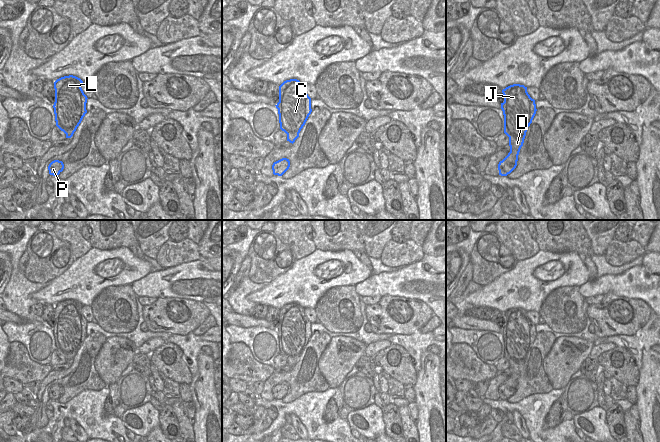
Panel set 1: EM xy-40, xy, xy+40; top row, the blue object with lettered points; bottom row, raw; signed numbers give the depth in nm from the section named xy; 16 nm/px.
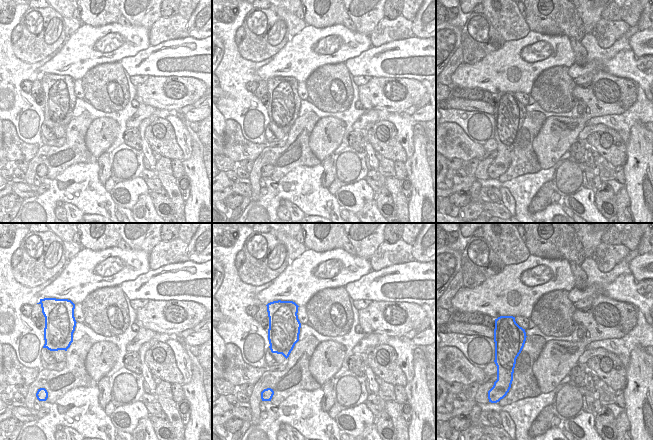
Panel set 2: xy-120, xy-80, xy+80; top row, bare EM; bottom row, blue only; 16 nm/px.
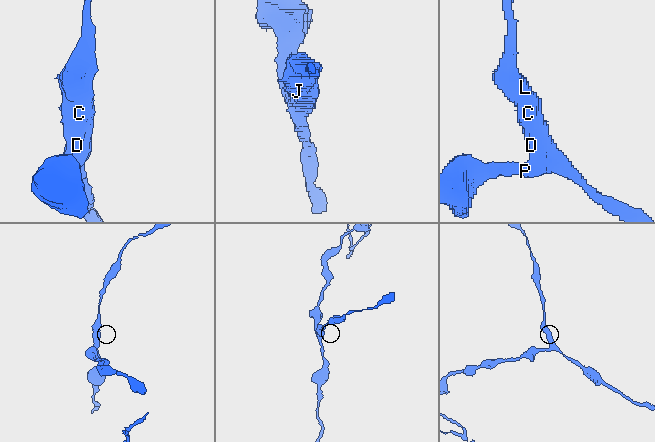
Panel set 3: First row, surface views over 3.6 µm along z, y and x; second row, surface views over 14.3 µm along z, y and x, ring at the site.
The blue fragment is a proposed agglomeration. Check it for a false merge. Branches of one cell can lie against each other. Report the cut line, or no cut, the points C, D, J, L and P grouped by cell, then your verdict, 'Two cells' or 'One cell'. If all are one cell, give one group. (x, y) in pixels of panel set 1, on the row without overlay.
No split. Groups: C D J L P. One cell.

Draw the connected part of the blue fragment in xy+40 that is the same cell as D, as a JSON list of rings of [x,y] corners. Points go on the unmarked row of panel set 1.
[[[513,308],[502,314],[504,326],[504,357],[509,361],[510,376],[499,386],[499,399],[507,400],[517,390],[518,379],[523,370],[526,356],[536,338],[535,324],[530,321],[527,311]]]

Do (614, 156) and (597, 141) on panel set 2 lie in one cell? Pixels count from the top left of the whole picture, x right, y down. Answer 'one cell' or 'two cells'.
one cell

